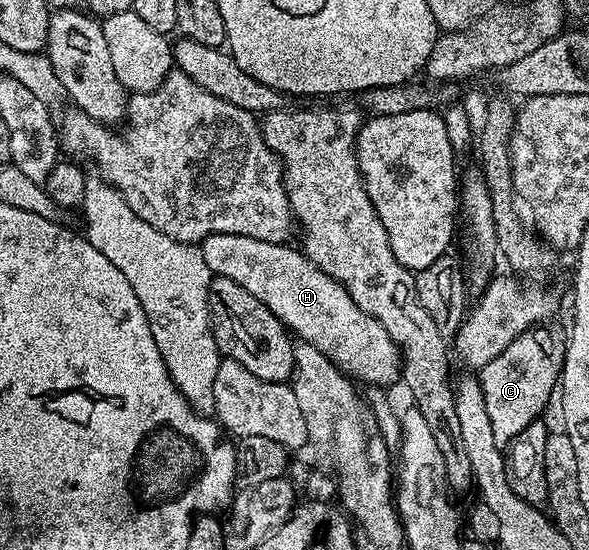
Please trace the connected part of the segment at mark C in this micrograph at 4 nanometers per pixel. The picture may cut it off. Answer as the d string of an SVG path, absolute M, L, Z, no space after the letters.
M533 326L523 332L498 358L479 369L478 379L486 398L486 414L490 414L490 426L494 426L494 442L502 446L512 443L512 439L530 422L541 419L548 399L553 399L558 388L560 373L564 370L566 351L565 333L558 329Z

